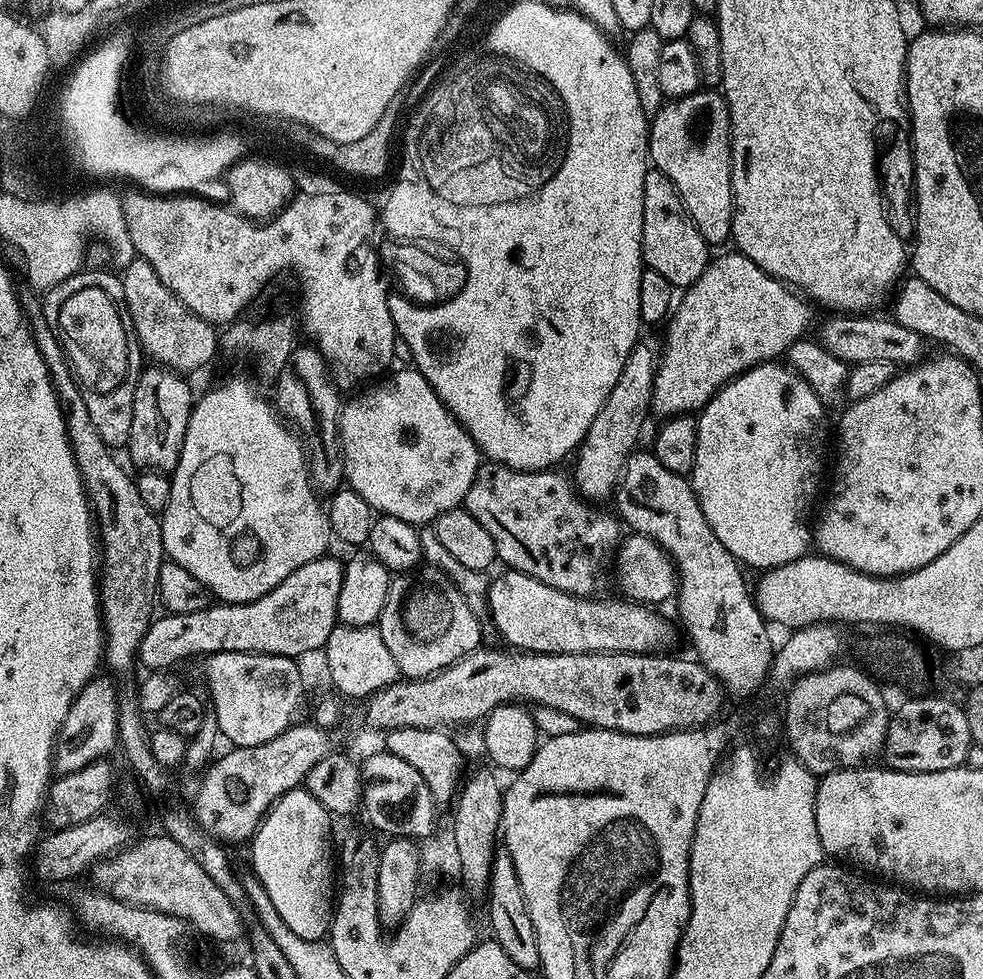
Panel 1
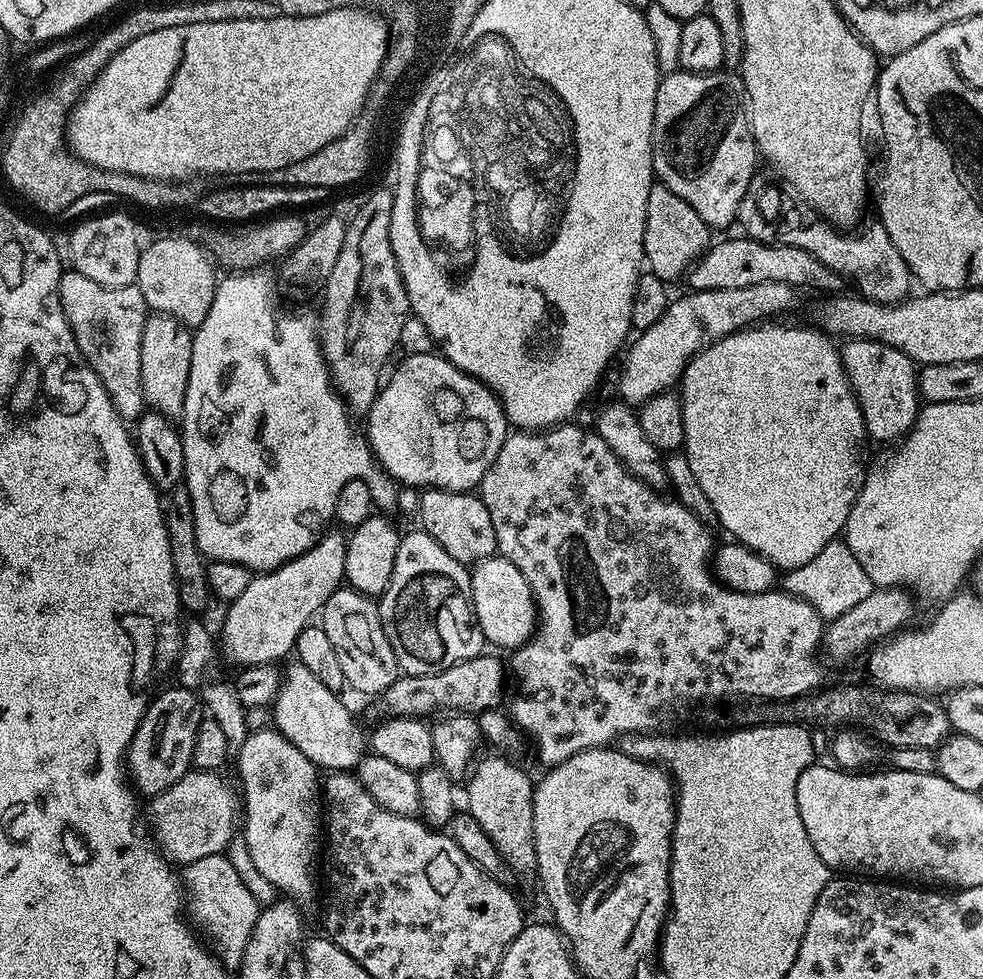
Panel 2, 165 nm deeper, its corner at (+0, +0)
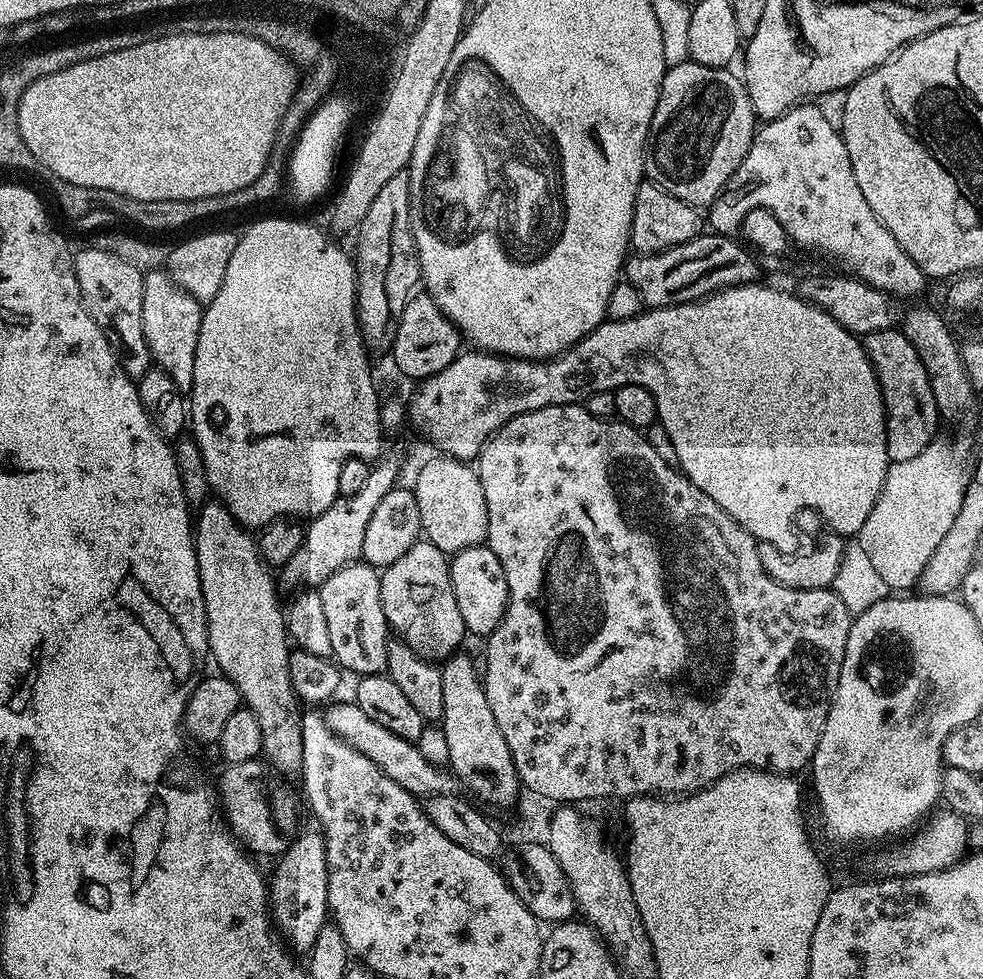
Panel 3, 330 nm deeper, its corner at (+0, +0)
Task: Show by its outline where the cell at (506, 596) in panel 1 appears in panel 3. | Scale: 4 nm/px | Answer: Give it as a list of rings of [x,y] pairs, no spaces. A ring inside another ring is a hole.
[[[475,544],[473,548],[464,548],[451,557],[448,573],[465,629],[481,638],[491,636],[498,622],[502,622],[508,605],[508,586],[502,562],[498,562],[495,554],[484,544]]]

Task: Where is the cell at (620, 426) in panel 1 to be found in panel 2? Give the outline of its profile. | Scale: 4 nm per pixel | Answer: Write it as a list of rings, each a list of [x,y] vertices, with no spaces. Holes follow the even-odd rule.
[[[758,282],[758,286],[738,286],[726,290],[702,290],[701,292],[688,290],[685,293],[685,296],[680,296],[677,300],[675,297],[669,303],[662,318],[658,318],[658,322],[654,322],[654,326],[643,329],[637,335],[640,337],[636,341],[633,339],[627,345],[628,357],[625,358],[624,365],[620,368],[619,399],[623,403],[639,406],[658,394],[675,389],[689,362],[709,344],[730,335],[731,332],[739,332],[742,328],[756,326],[767,318],[775,317],[772,315],[794,307],[801,296],[793,284],[786,282]]]

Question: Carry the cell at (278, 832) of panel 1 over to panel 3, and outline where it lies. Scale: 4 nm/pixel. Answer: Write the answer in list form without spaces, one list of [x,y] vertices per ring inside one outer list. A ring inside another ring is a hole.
[[[208,502],[199,509],[198,515],[194,520],[194,539],[196,542],[196,557],[198,558],[198,566],[200,567],[200,585],[202,586],[202,598],[204,599],[204,609],[206,610],[206,622],[208,623],[208,650],[211,659],[216,659],[219,671],[230,682],[234,682],[240,691],[241,701],[247,708],[252,711],[254,716],[258,718],[258,724],[262,729],[262,756],[267,763],[271,764],[277,772],[281,774],[299,773],[302,766],[302,701],[292,689],[290,680],[290,666],[288,665],[288,655],[290,653],[290,641],[288,638],[288,630],[284,626],[285,609],[282,607],[282,600],[276,597],[276,584],[272,581],[273,573],[270,571],[260,551],[256,548],[256,542],[253,533],[245,528],[243,524],[237,524],[236,520],[228,513],[228,509],[219,502]]]

